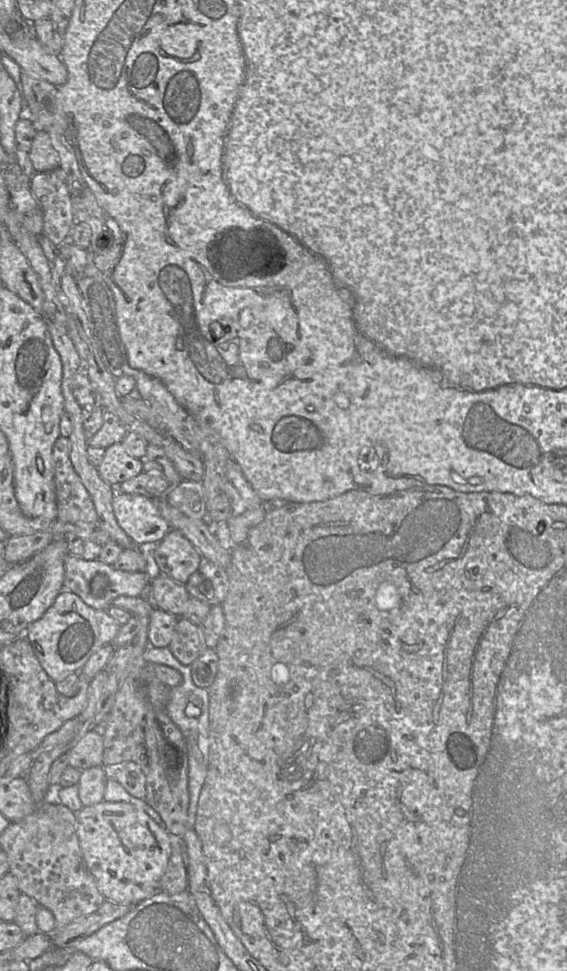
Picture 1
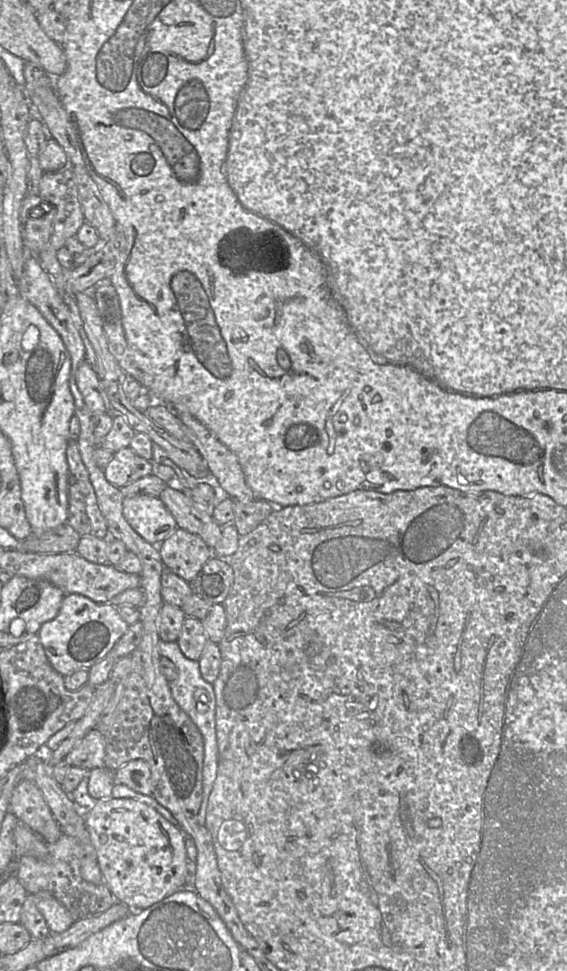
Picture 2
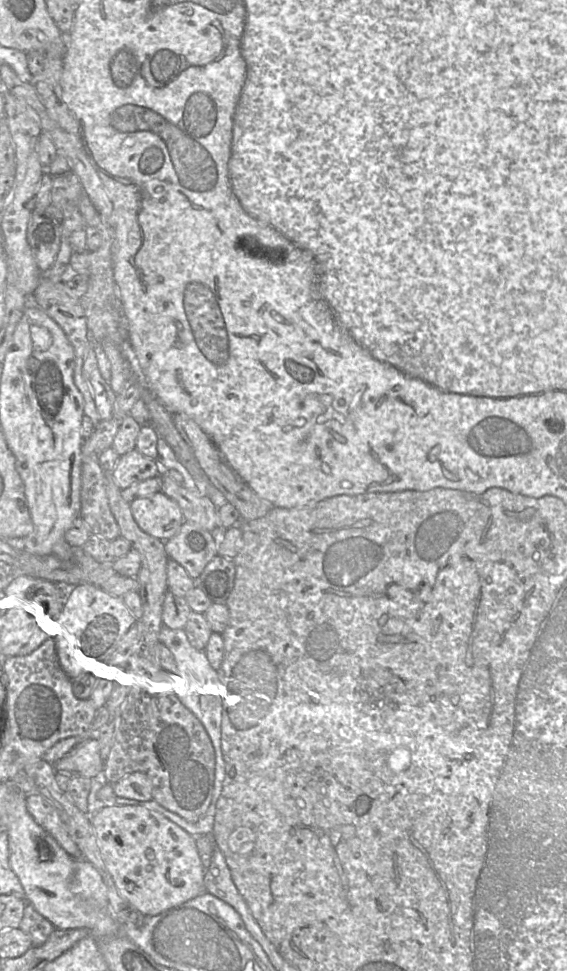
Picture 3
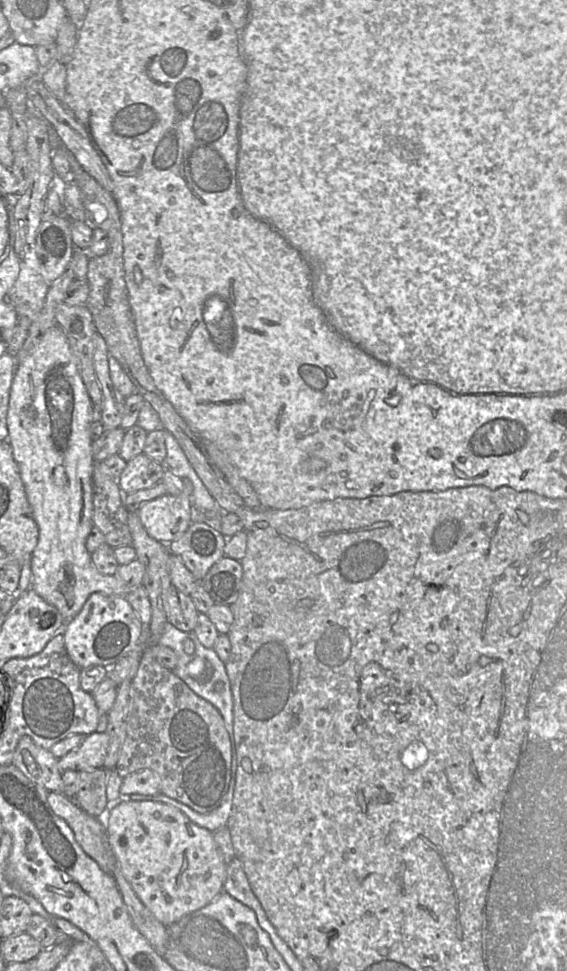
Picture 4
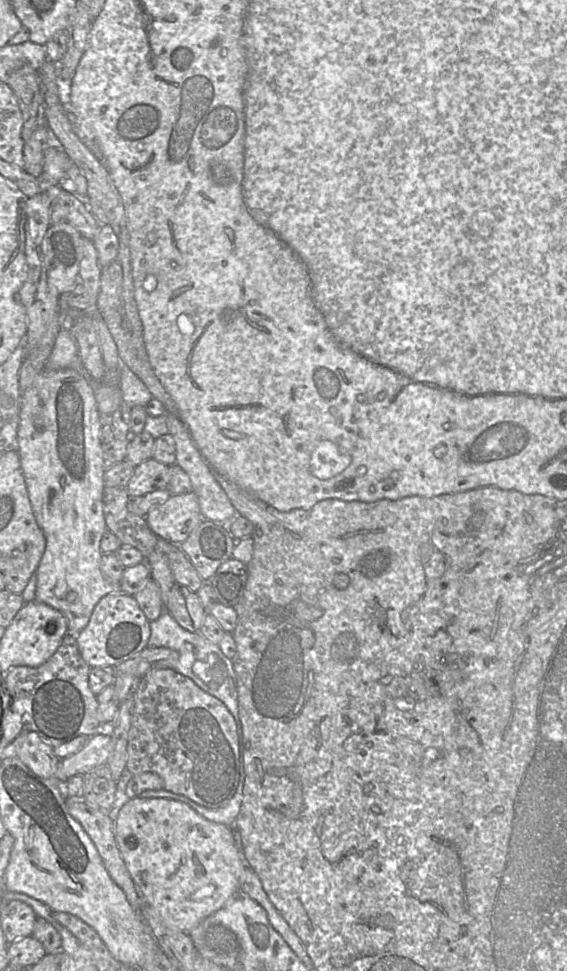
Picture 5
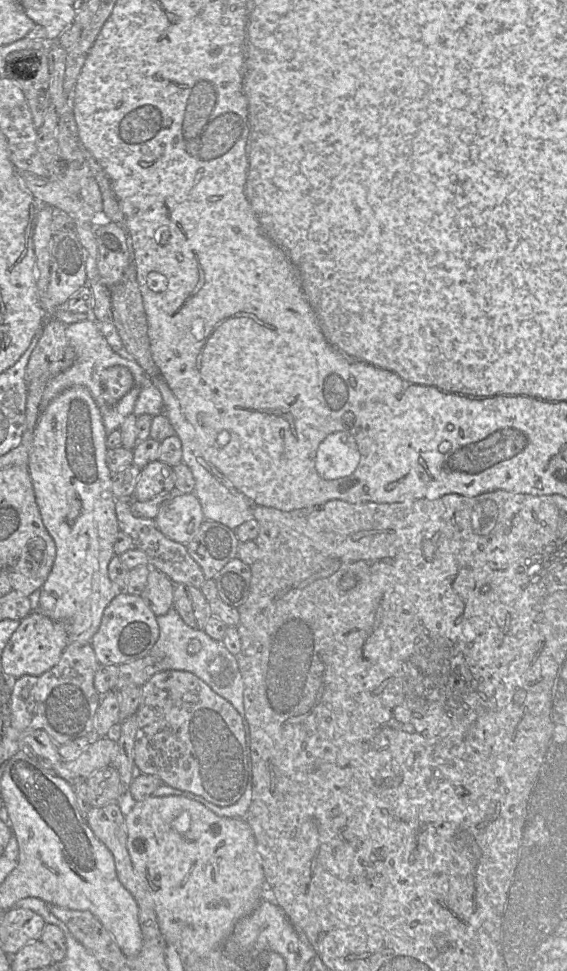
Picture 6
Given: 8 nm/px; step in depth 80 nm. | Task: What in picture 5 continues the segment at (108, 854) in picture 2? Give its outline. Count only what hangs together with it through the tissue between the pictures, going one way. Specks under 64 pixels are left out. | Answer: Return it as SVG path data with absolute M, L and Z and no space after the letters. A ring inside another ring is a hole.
M166 798L128 800L114 821L117 846L145 903L152 907L163 923L189 935L202 920L221 909L239 891L239 878L247 866L240 848L238 833L230 826L205 819L183 802Z

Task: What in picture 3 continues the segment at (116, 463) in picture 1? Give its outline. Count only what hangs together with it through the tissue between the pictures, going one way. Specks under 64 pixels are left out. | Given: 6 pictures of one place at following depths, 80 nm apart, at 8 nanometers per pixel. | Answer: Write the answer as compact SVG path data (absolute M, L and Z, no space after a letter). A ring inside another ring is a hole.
M134 449L119 456L109 477L119 489L123 490L160 474L161 466L156 460L148 458Z

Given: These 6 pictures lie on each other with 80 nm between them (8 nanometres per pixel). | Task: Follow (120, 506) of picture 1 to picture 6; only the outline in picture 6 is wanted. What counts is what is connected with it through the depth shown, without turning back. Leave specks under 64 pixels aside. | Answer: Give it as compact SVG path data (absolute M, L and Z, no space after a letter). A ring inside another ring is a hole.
M194 493L173 494L163 503L154 521L168 539L187 544L196 535L205 517Z

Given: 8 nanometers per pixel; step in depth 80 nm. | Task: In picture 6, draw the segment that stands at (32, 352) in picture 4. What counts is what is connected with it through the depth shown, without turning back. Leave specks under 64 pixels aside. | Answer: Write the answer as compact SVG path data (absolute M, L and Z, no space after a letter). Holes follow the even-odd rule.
M73 386L57 395L41 413L34 429L29 451L28 470L41 518L56 546L51 571L40 589L39 609L66 629L69 642L90 644L98 631L103 612L121 591L108 576L108 565L113 556L114 542L120 531L116 516L117 497L112 491L112 472L106 454L107 432L100 409L83 386Z

